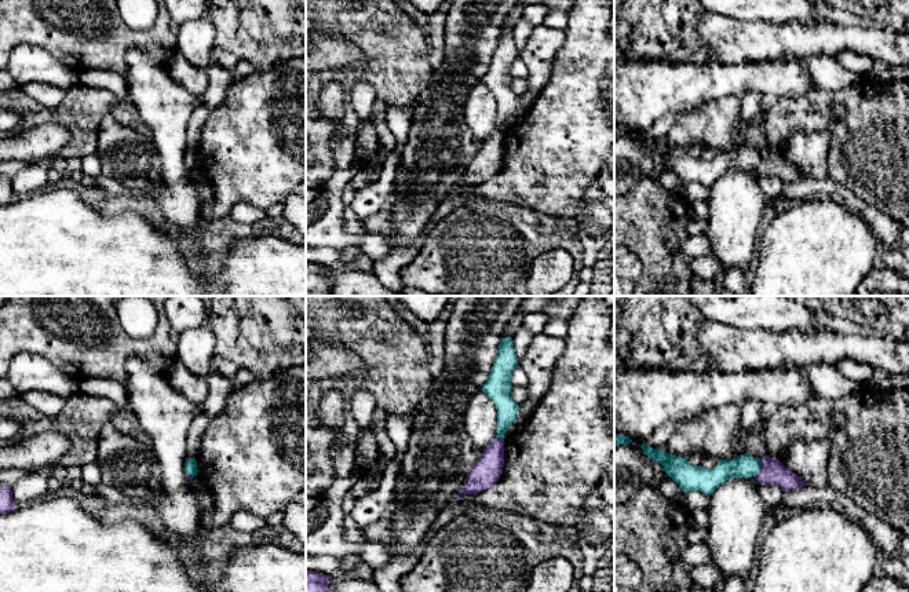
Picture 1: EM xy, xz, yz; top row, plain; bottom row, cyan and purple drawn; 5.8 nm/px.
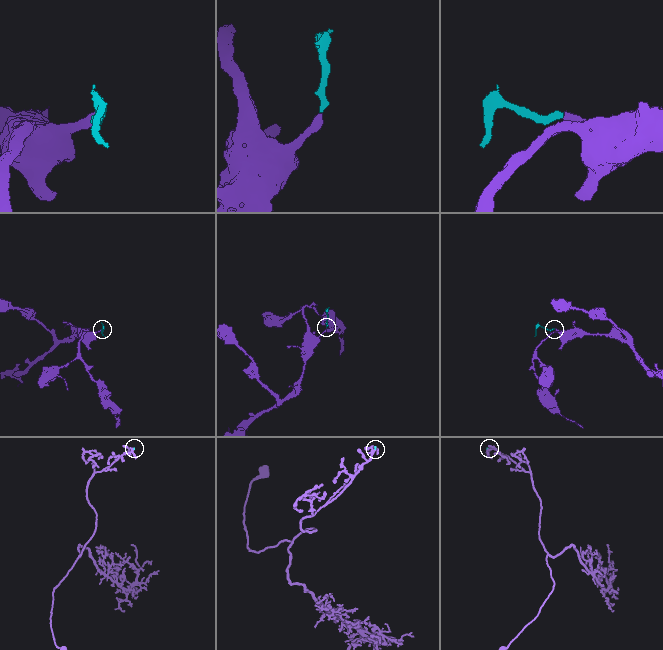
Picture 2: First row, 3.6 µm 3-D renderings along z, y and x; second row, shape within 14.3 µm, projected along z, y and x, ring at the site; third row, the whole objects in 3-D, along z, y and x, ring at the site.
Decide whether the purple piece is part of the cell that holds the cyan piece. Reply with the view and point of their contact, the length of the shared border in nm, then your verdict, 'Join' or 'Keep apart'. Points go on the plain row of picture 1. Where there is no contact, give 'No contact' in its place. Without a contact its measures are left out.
Touches cyan at yz (759, 160). Shared border 120 nm. Join

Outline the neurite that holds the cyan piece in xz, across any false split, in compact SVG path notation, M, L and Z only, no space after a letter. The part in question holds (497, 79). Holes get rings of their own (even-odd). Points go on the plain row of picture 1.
M503 29L489 70L481 80L496 98L497 127L483 140L482 147L468 164L461 182L453 191L459 191L461 186L477 187L493 178L503 164L504 125L518 107L518 95L510 88L510 83L512 80L511 65L516 58L518 50L514 41L512 30Z

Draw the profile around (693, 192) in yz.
M698 182L686 183L683 187L683 195L686 201L691 205L698 201L704 201L708 197L708 187L702 186Z

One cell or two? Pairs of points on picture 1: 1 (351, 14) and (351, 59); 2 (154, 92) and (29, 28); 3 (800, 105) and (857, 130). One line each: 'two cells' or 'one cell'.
1: two cells
2: two cells
3: one cell

